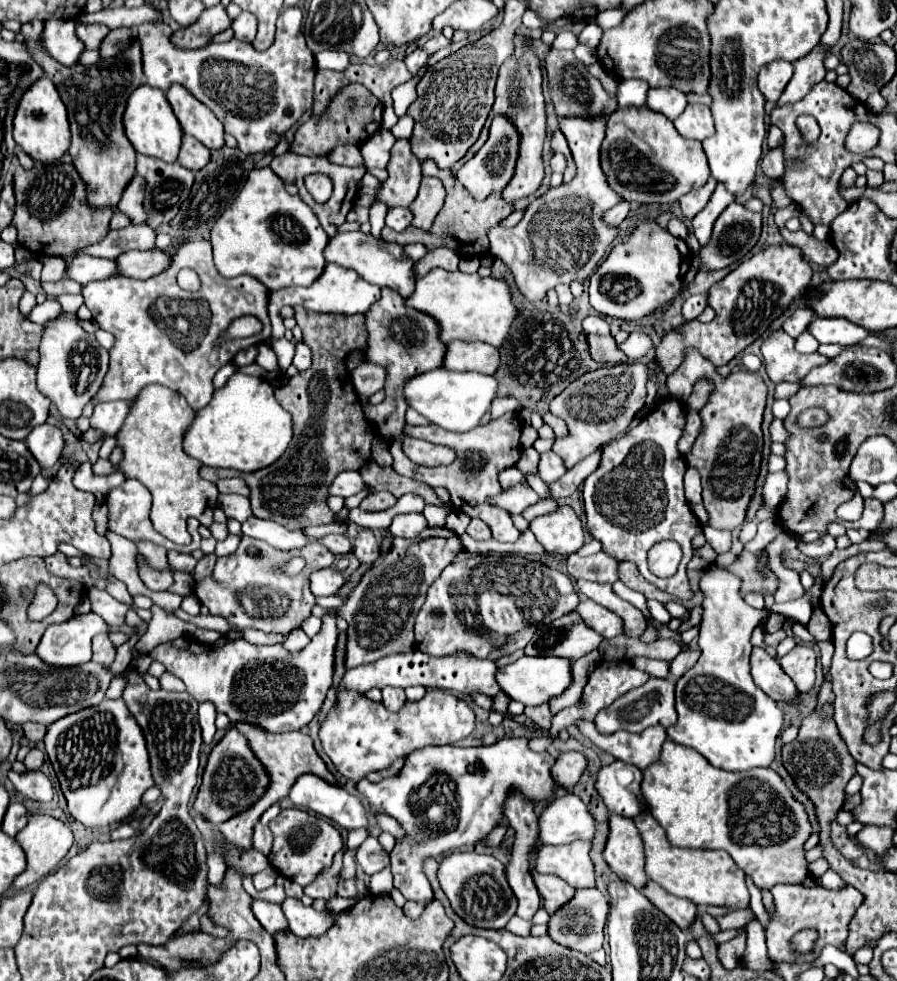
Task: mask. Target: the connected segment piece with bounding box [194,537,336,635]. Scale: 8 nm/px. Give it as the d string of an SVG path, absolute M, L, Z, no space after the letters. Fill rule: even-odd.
M242 537L236 553L228 557L218 557L212 577L206 577L196 583L194 593L202 605L210 609L212 615L222 615L230 627L238 629L260 629L264 633L280 633L288 635L290 631L302 627L302 623L310 617L314 607L314 595L310 591L310 573L332 567L336 557L320 543L312 543L310 547L294 549L294 551L280 551L270 547L264 541L256 541L250 537ZM256 545L262 557L248 557L246 549ZM290 555L302 555L306 559L306 571L302 575L282 575L282 571L274 571L274 565L286 563Z

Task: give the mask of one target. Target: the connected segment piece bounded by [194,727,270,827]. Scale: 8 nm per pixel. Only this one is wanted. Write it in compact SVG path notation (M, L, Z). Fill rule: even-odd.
M230 729L224 739L212 749L208 757L208 765L204 769L204 781L194 801L194 809L206 815L216 827L226 819L238 815L238 811L246 811L254 799L262 797L262 791L270 785L270 775L266 775L266 767L254 759L254 751L246 743L246 737L238 729Z

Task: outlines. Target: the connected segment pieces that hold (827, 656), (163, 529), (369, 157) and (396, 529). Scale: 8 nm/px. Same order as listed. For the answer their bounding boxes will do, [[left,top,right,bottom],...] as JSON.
[[818,641,834,683],[92,385,218,545],[360,127,396,169],[390,513,428,539]]

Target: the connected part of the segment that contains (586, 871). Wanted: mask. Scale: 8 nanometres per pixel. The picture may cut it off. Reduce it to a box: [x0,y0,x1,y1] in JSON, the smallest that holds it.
[534,841,594,889]

